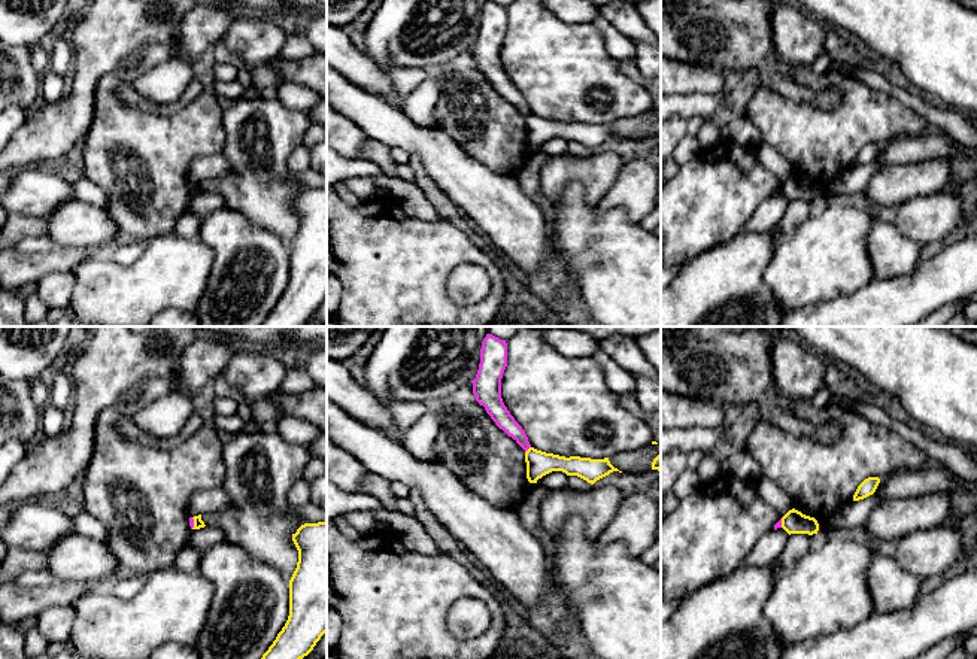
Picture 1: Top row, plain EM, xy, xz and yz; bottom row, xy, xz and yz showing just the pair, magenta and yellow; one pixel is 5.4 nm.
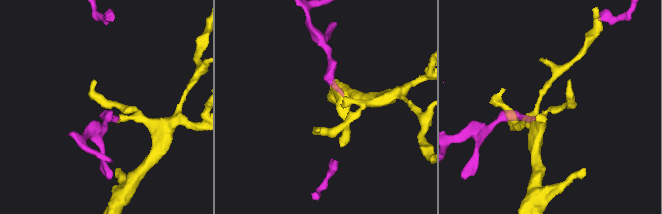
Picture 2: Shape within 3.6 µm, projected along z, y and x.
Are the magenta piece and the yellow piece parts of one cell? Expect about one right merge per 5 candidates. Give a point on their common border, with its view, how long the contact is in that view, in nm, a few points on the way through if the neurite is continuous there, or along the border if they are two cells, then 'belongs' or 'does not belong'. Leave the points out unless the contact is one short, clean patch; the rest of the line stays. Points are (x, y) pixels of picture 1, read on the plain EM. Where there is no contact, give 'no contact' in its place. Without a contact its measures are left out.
xz (528, 114) | 50 nm | along xz (530, 112), (525, 118) | does not belong

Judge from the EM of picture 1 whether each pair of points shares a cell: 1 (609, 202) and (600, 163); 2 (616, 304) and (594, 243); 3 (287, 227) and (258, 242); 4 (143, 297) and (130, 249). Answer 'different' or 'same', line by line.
1: different
2: same
3: different
4: different

